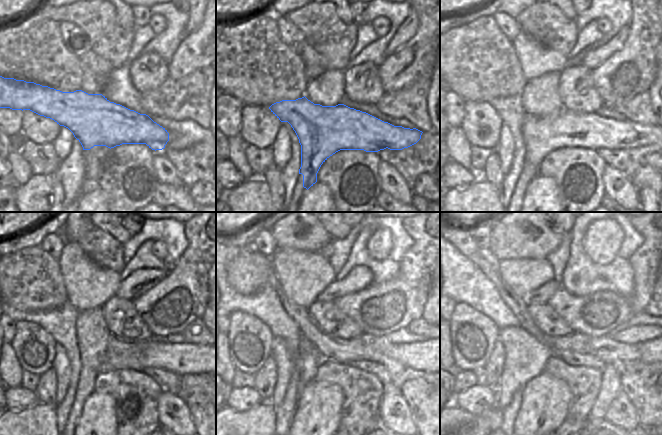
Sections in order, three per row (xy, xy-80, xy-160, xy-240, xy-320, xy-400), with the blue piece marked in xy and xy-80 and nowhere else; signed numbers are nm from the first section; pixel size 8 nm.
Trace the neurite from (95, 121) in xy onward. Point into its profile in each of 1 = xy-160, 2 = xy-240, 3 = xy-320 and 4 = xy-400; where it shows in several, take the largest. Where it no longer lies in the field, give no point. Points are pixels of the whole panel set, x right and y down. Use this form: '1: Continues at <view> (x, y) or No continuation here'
1: Continues at xy-160 (541, 134)
2: Continues at xy-240 (182, 359)
3: Continues at xy-320 (417, 355)
4: Continues at xy-400 (643, 347).

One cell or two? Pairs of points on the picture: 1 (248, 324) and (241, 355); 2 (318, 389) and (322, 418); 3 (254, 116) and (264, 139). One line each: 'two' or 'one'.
1: one
2: one
3: one

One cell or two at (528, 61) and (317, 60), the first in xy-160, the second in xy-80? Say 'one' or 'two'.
one

